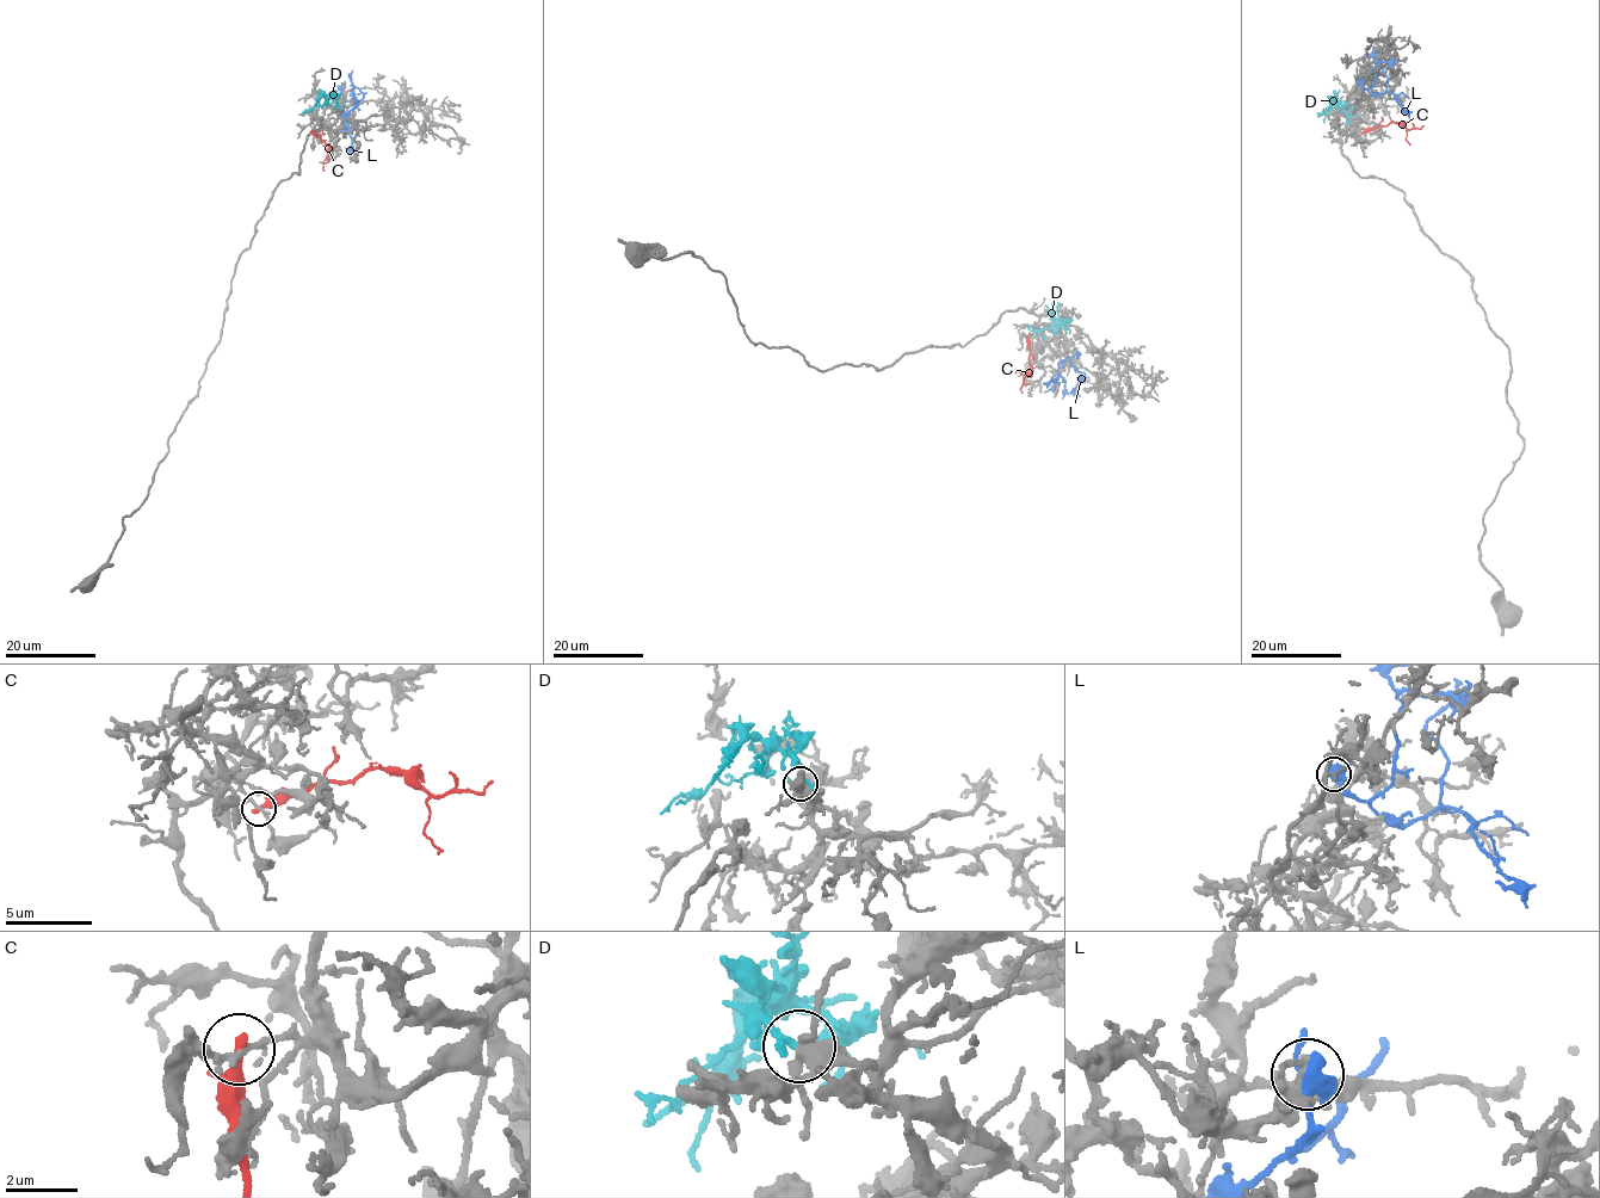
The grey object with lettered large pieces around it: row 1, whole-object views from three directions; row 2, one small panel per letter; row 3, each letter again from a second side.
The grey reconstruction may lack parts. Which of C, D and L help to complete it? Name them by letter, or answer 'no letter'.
D

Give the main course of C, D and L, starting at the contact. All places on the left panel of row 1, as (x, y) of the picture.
C: (314, 135), (329, 147), (328, 159)
D: (337, 107), (334, 102), (320, 92), (312, 109), (301, 115)
L: (354, 99), (354, 104), (344, 117), (346, 107), (338, 88)

